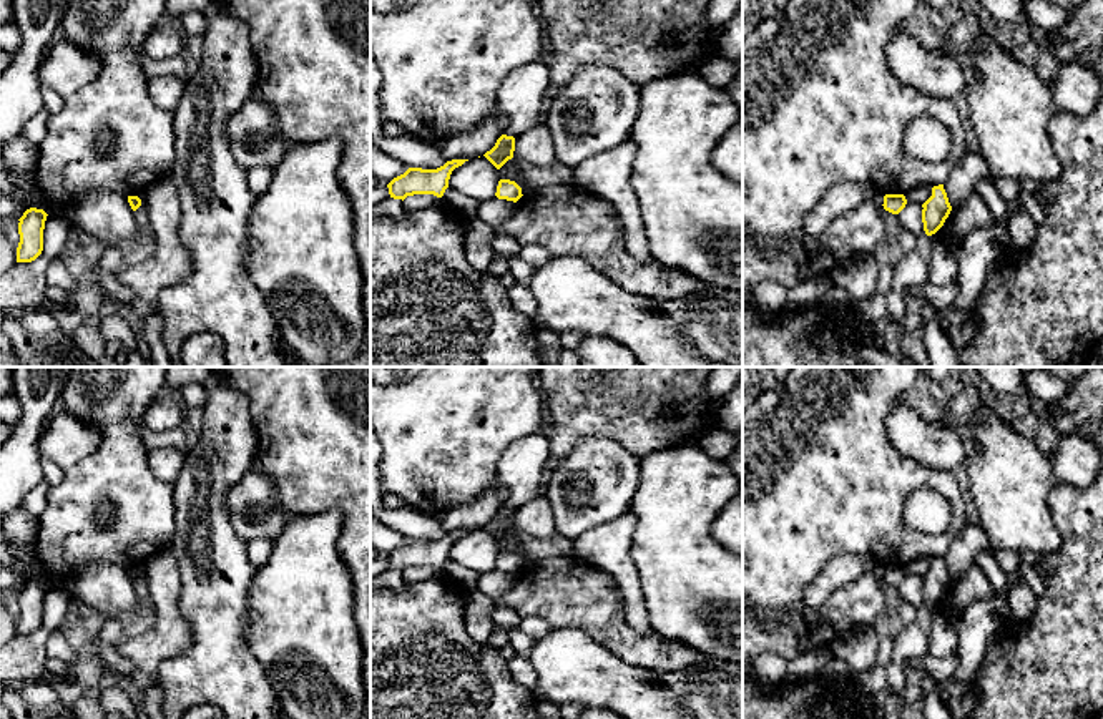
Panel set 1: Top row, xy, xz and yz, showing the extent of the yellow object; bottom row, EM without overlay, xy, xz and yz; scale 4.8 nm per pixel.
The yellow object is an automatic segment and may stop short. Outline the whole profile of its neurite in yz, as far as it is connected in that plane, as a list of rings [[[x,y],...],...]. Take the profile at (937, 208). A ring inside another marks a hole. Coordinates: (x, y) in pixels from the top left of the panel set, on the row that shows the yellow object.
[[[944,184],[932,188],[932,196],[922,204],[922,223],[927,236],[935,234],[949,218],[952,206]]]

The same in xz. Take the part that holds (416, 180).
[[[452,159],[437,169],[409,168],[404,174],[394,178],[387,188],[394,199],[405,199],[414,194],[434,194],[442,198],[449,188],[450,174],[468,159]]]

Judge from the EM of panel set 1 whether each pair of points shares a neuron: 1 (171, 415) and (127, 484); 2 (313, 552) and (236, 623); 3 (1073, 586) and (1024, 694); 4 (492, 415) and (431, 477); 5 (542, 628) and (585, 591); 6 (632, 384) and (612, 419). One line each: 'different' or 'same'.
1: different
2: different
3: same
4: same
5: different
6: same

